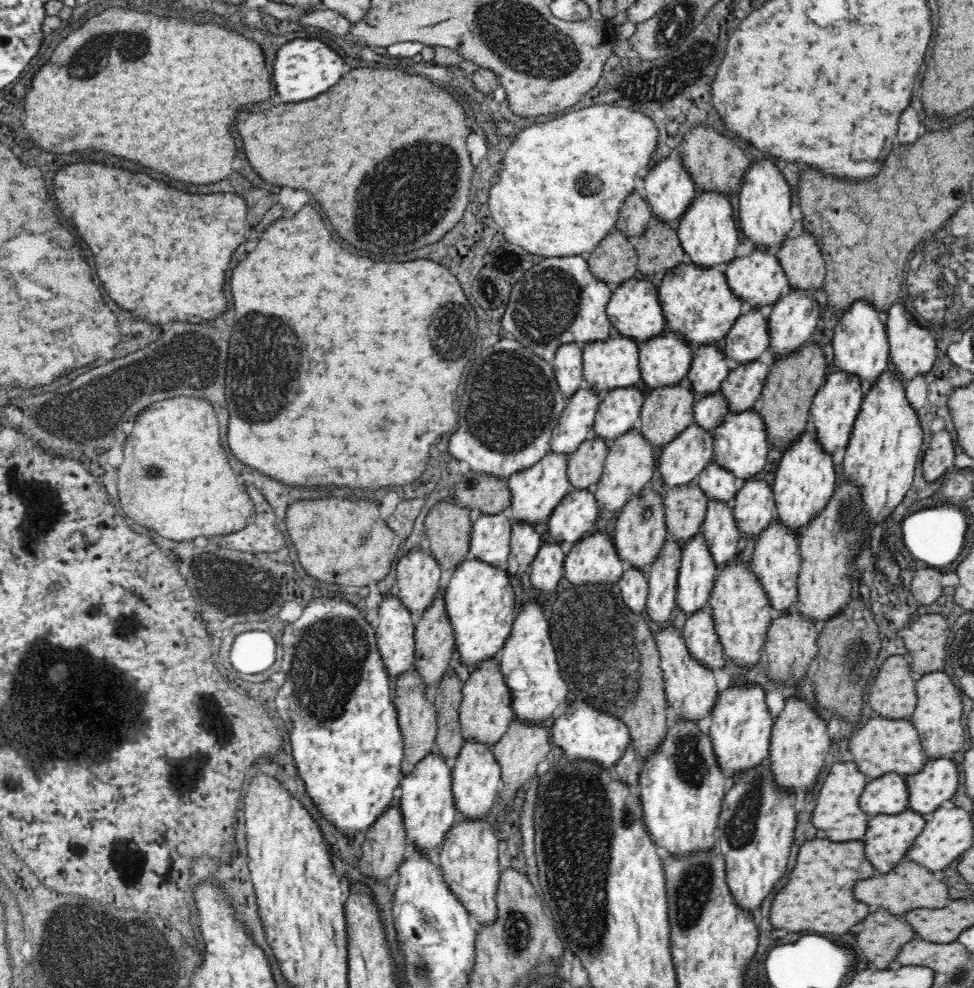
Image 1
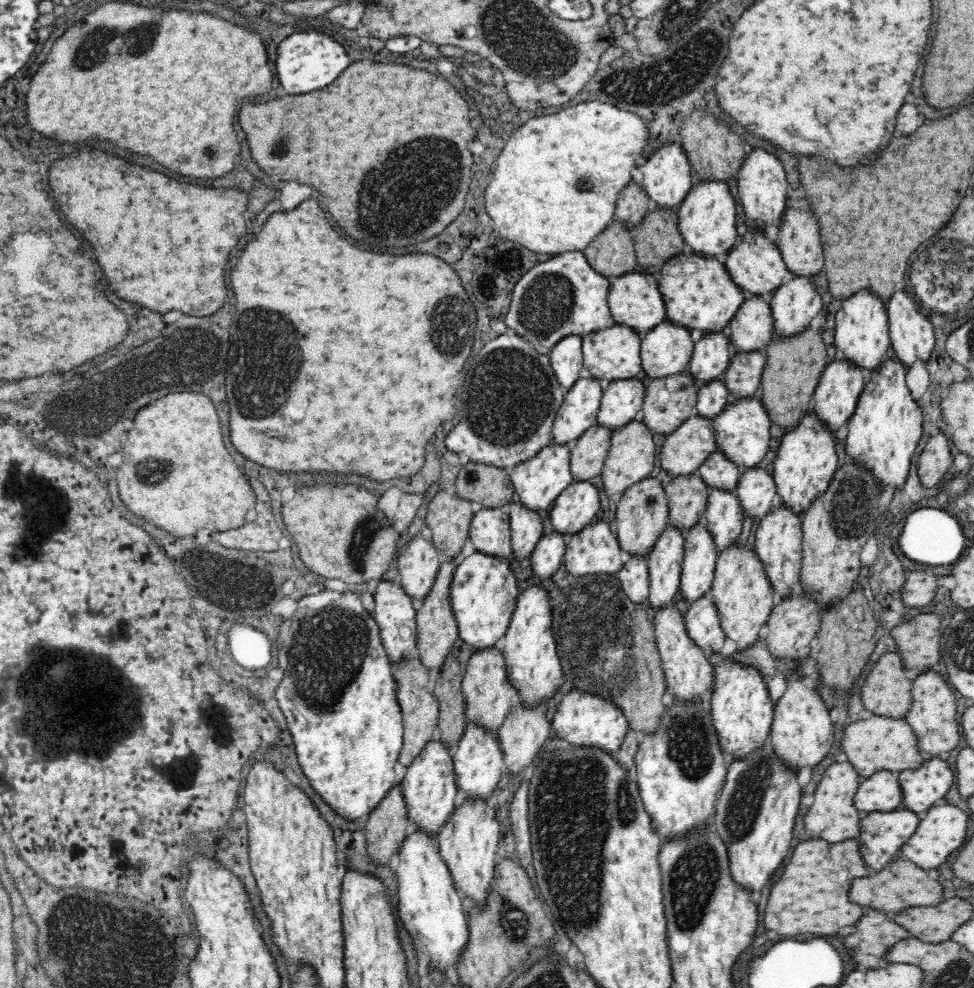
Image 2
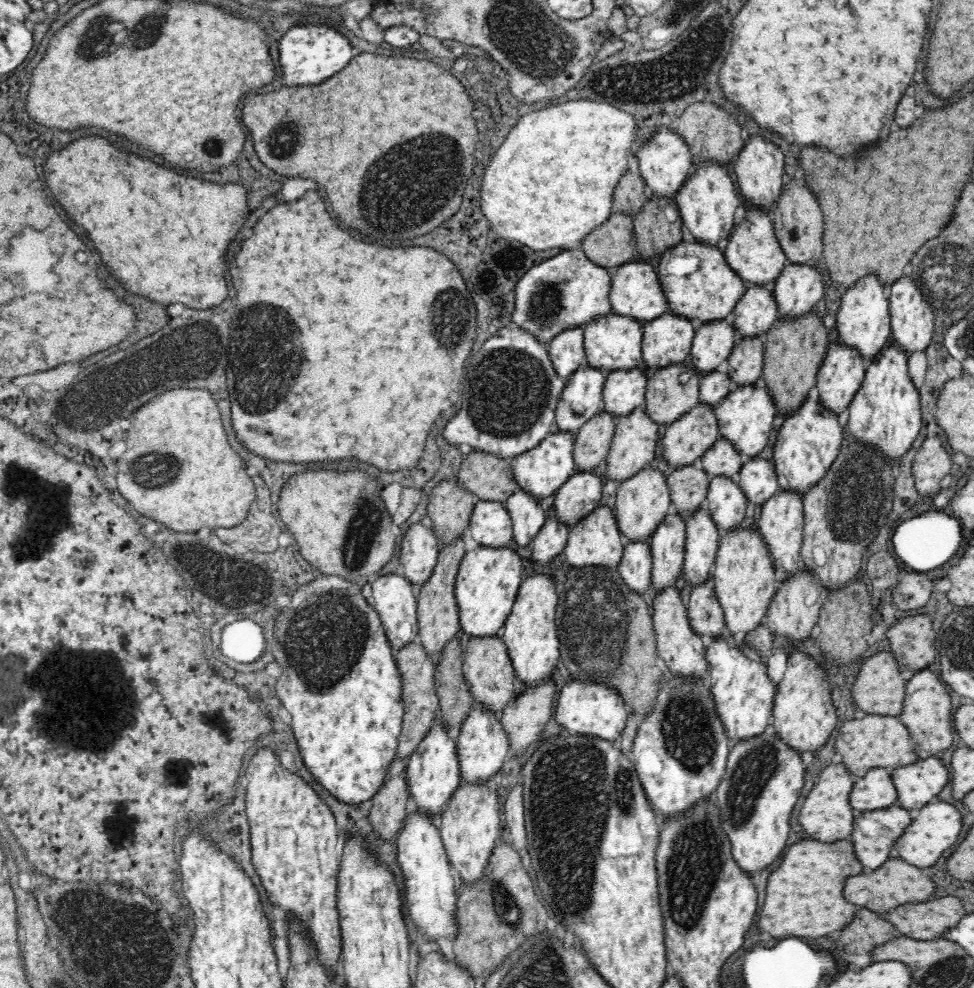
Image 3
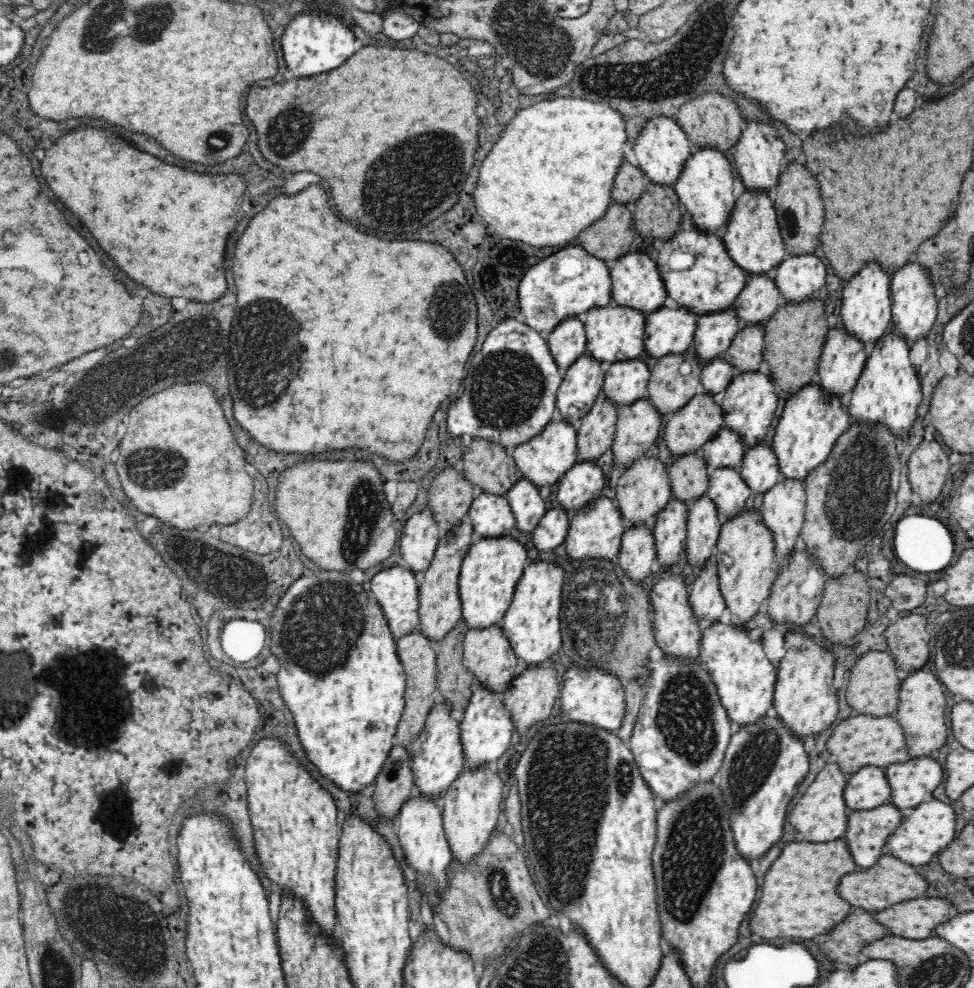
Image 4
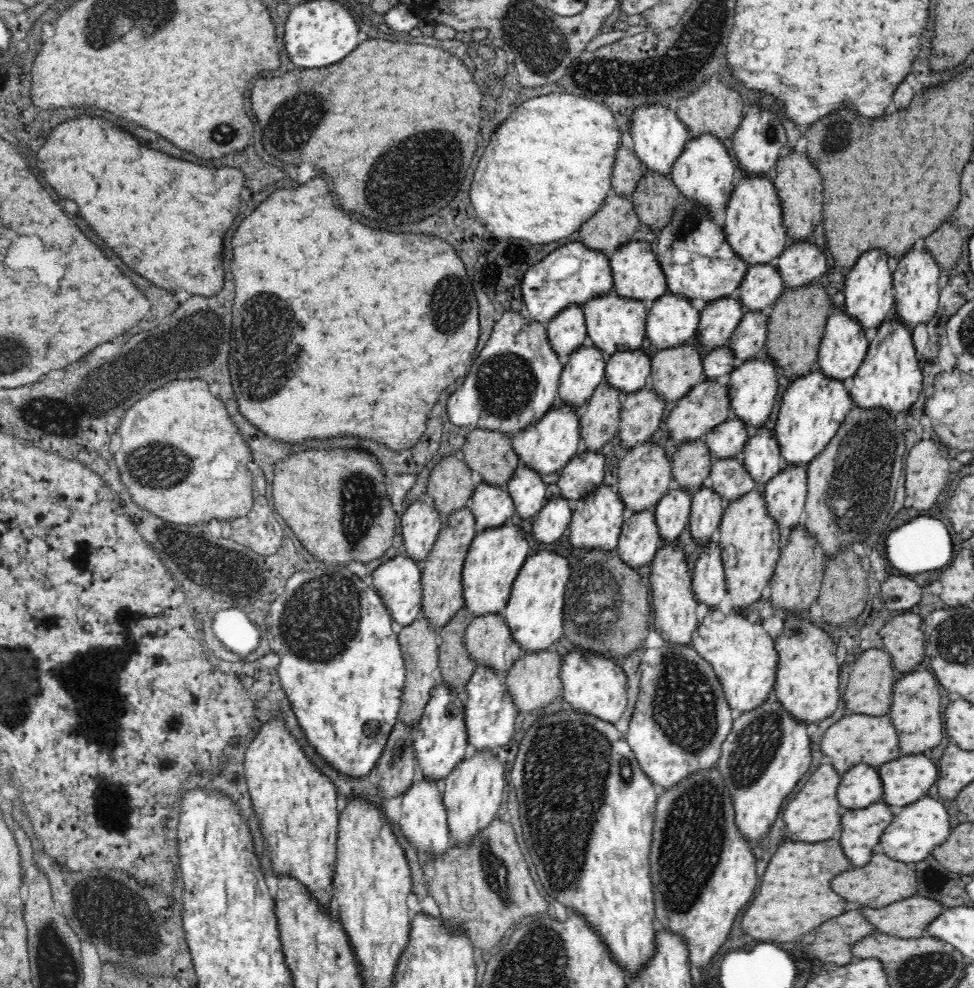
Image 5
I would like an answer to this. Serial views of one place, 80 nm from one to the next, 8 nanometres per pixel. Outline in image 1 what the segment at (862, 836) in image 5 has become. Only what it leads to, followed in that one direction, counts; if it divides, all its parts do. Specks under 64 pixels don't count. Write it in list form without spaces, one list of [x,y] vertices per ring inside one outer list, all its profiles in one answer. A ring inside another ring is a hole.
[[[908,810],[892,816],[874,816],[868,822],[866,840],[866,856],[880,872],[890,872],[898,862],[902,862],[904,854],[920,836],[925,816]]]

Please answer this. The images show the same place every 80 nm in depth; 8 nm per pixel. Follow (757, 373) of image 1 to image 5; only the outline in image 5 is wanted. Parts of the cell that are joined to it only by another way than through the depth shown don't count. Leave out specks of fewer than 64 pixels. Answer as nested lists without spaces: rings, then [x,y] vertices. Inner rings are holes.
[[[747,312],[743,314],[740,324],[732,333],[728,349],[741,364],[755,361],[763,352],[767,339],[768,313]]]

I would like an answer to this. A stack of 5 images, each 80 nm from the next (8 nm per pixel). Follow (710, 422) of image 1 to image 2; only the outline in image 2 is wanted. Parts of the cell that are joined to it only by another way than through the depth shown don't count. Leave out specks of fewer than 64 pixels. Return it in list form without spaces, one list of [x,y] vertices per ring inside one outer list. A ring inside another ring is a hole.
[[[716,380],[716,382],[708,384],[708,386],[699,387],[696,414],[713,422],[722,411],[726,410],[730,401],[728,389],[721,380]]]

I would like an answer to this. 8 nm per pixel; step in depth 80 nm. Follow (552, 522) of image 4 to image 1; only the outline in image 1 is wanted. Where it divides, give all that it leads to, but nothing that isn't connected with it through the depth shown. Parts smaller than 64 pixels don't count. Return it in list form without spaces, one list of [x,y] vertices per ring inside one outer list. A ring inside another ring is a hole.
[[[558,543],[542,545],[532,561],[529,580],[542,594],[551,595],[563,577],[563,564],[567,553],[562,549],[562,545]]]

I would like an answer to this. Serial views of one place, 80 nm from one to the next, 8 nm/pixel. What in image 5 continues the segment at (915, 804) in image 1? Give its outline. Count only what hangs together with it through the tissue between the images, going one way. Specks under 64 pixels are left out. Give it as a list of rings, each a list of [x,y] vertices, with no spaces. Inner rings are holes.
[[[902,756],[876,768],[884,785],[882,802],[901,809],[927,796],[929,788],[938,780],[938,768],[931,756]]]

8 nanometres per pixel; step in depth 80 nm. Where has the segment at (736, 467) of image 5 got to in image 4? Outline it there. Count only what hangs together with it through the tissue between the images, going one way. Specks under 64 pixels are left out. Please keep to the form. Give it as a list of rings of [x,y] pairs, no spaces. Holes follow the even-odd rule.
[[[739,468],[711,470],[707,495],[716,506],[719,519],[723,522],[740,516],[752,500],[750,487],[744,483]]]

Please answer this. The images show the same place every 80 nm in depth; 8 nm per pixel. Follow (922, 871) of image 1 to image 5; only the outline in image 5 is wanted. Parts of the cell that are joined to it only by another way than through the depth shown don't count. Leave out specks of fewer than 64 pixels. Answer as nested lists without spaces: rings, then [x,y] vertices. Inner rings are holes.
[[[874,854],[870,864],[866,864],[864,868],[858,870],[846,870],[840,876],[836,876],[832,880],[832,888],[836,894],[840,894],[842,898],[856,902],[860,906],[870,906],[870,908],[882,908],[888,906],[896,900],[902,900],[906,896],[914,896],[916,894],[917,874],[912,872],[912,866],[908,868],[908,864],[892,860],[884,854]]]

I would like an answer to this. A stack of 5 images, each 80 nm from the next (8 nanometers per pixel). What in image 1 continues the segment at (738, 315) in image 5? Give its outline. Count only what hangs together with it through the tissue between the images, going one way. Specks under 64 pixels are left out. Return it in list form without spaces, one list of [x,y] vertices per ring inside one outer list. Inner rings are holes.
[[[722,346],[698,347],[694,354],[688,381],[696,399],[721,392],[728,374],[735,369],[734,362],[724,356]]]

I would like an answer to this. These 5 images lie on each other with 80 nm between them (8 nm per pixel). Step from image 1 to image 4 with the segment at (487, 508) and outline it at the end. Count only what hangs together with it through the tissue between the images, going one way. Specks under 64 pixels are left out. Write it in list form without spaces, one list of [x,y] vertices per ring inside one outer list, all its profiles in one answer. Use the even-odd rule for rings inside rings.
[[[474,440],[464,448],[460,472],[472,486],[481,488],[482,493],[506,496],[507,492],[521,479],[513,455],[504,451],[498,443],[486,440]]]

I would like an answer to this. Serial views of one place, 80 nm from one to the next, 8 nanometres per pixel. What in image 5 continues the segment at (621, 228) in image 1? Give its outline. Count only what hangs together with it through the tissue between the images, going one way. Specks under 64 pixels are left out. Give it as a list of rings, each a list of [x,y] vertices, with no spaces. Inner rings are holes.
[[[623,146],[617,150],[615,163],[612,169],[611,190],[622,197],[631,198],[637,184],[646,176],[646,170],[636,154],[630,153]]]

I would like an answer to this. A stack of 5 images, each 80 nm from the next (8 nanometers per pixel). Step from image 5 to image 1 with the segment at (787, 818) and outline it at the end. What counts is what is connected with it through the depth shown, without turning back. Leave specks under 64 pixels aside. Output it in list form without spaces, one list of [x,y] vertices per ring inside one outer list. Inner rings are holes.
[[[838,759],[830,768],[820,793],[815,794],[813,807],[814,816],[812,816],[812,824],[828,840],[862,840],[868,828],[868,816],[862,812],[860,806],[860,794],[866,786],[866,778],[868,778],[857,766],[856,763],[850,761],[841,761]]]

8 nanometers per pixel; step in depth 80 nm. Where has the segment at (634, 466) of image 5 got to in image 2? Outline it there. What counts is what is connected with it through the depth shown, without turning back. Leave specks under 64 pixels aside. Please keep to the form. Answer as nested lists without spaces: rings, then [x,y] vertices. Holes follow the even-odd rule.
[[[648,478],[633,484],[616,502],[614,533],[625,558],[644,557],[648,559],[659,536],[669,526],[669,507],[665,487],[655,478]]]

